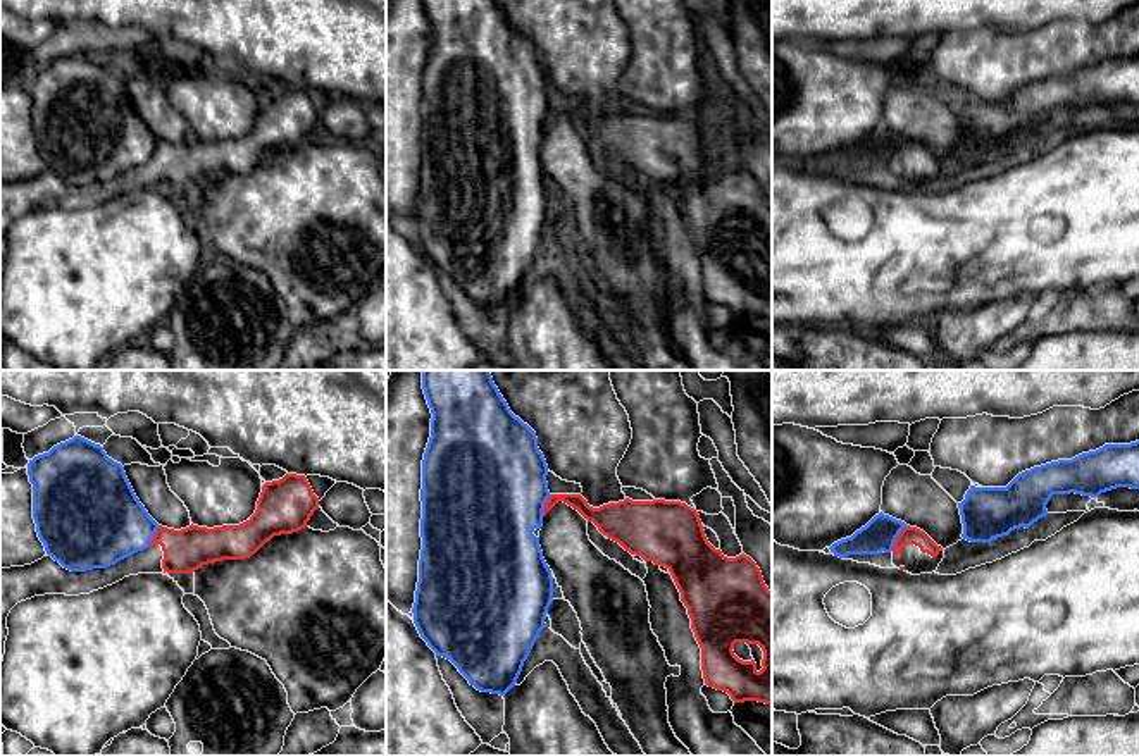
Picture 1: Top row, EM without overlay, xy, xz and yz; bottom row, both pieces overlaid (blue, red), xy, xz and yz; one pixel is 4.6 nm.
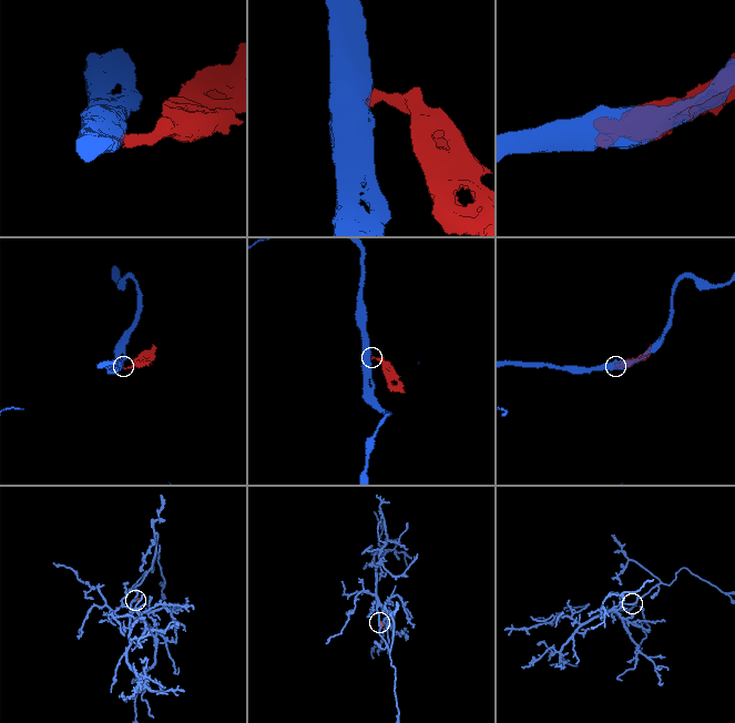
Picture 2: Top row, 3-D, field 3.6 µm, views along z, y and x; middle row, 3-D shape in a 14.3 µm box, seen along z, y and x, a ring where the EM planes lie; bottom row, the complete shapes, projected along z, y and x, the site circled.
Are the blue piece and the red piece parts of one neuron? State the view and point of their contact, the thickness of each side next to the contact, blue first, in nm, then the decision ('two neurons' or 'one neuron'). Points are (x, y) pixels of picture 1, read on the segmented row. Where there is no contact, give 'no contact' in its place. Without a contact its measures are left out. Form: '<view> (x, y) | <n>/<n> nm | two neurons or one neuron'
yz (896, 536) | 160/80 nm | two neurons

